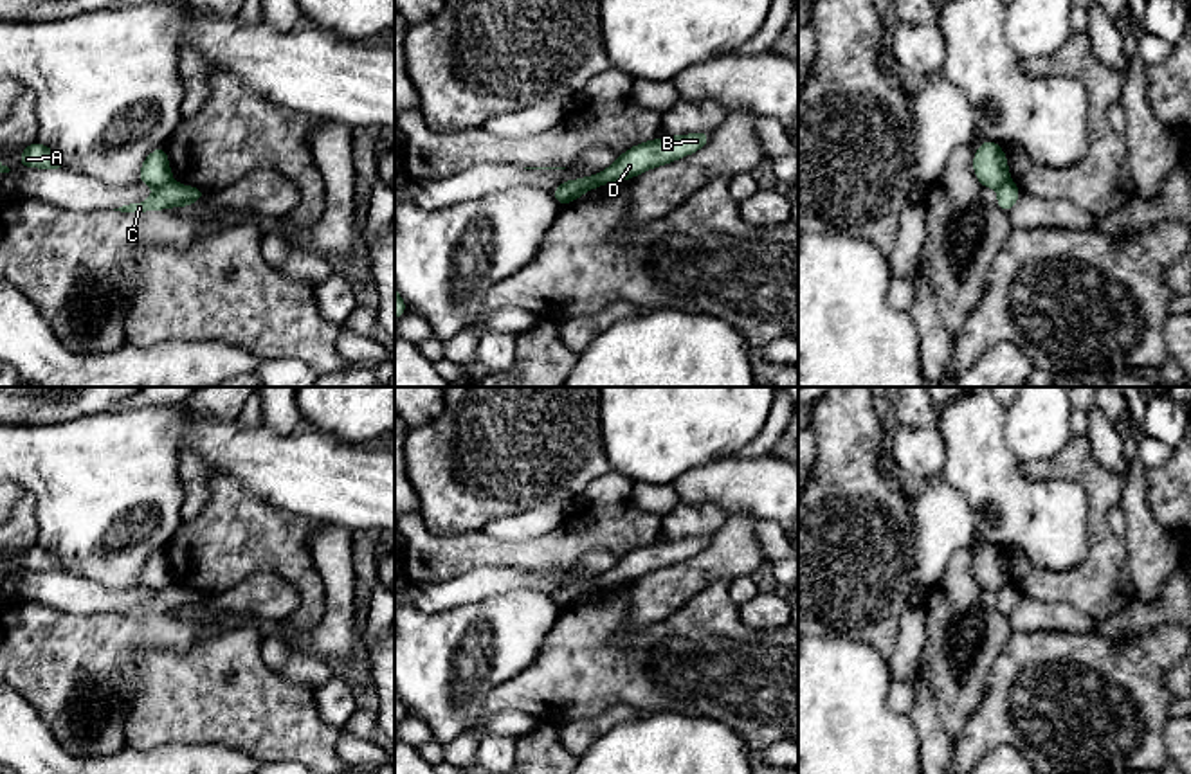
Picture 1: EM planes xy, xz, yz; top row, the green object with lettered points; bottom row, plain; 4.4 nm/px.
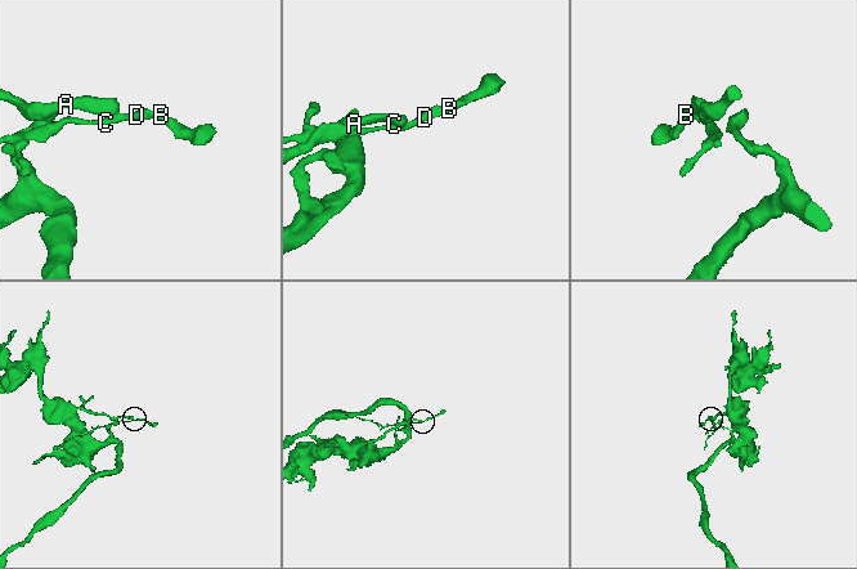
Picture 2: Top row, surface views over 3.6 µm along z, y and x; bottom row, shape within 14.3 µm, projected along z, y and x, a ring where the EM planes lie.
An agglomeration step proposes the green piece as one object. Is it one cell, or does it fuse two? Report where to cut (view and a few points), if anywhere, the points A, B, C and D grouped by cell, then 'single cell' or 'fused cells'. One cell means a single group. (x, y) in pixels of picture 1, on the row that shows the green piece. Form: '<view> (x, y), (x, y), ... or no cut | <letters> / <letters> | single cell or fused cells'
xy (172, 180), (155, 189) | A / B C D | fused cells

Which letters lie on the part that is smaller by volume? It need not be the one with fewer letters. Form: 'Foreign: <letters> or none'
Foreign: B, C, D

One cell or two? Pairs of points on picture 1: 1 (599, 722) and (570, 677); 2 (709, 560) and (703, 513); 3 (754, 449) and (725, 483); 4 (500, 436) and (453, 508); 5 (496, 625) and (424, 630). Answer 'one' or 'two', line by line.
1: two
2: two
3: two
4: one
5: one

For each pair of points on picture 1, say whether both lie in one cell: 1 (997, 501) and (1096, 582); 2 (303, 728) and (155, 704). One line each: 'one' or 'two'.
1: two
2: one

